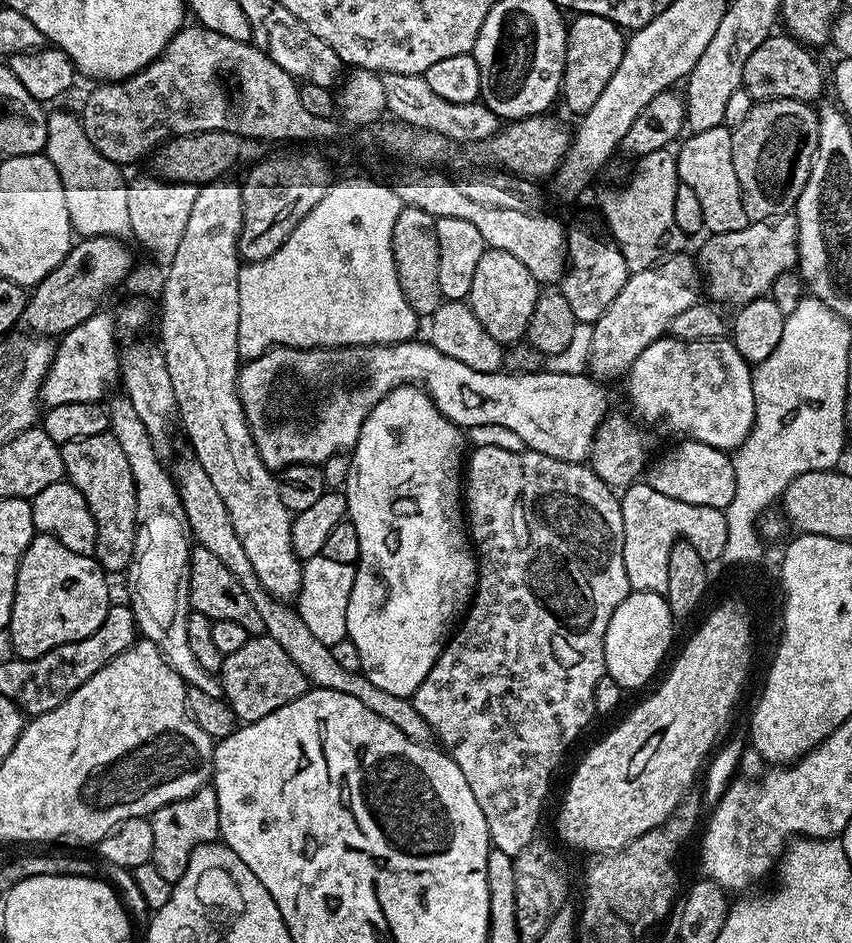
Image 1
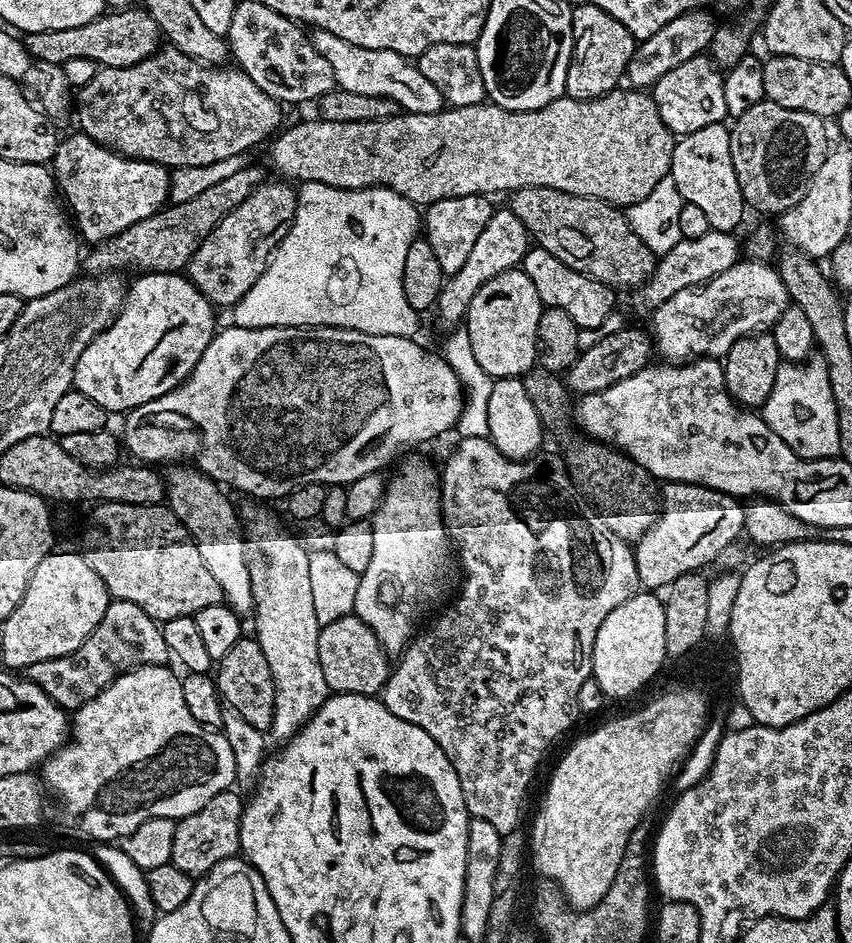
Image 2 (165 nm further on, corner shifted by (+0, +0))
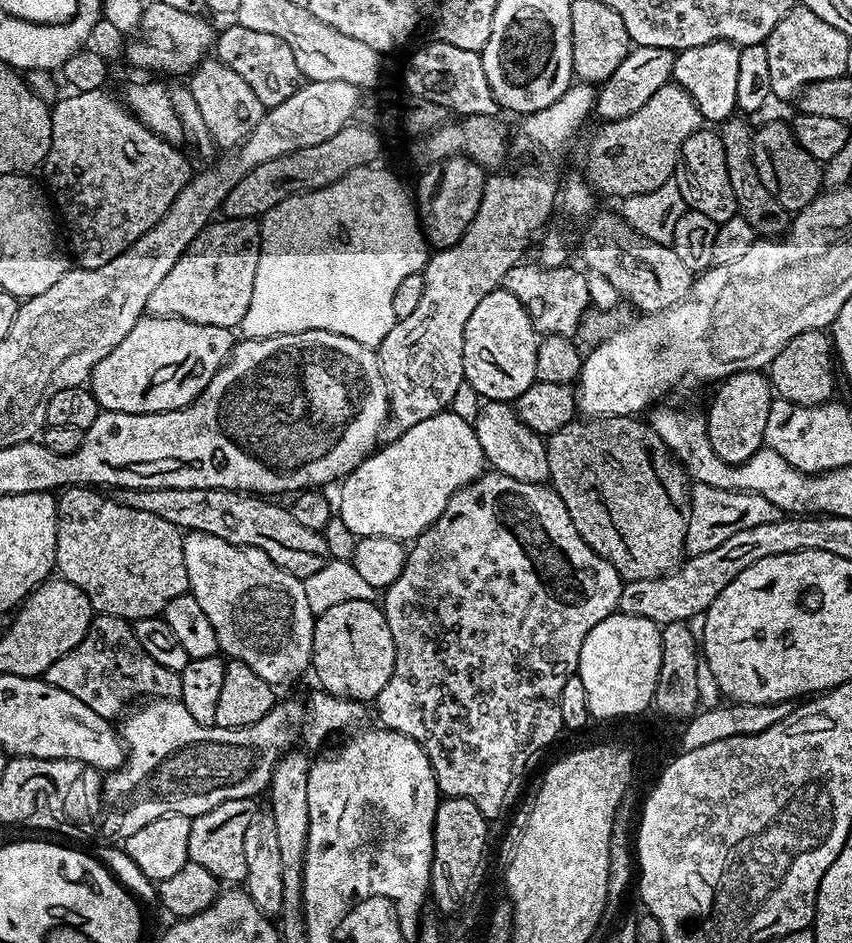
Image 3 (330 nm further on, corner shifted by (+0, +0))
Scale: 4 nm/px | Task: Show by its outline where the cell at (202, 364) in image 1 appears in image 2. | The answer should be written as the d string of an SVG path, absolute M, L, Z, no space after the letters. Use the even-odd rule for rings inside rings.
M256 506L260 508L248 508L243 509L242 512L242 524L246 529L247 539L250 541L251 547L254 549L256 547L256 552L260 555L260 561L255 561L254 571L252 574L252 603L254 605L254 617L256 616L256 632L254 632L254 639L259 642L262 646L262 654L266 654L266 662L270 666L270 674L274 674L274 718L272 719L272 727L270 729L270 736L279 742L287 742L296 735L297 732L303 728L304 723L306 723L309 718L314 715L314 713L320 709L323 704L325 704L329 698L330 691L326 684L325 675L322 674L322 668L319 666L318 658L318 636L321 630L321 626L318 622L318 618L314 612L314 603L313 603L313 591L310 590L310 558L309 558L309 549L304 549L303 544L300 542L299 538L296 536L291 536L286 529L280 525L280 520L271 512L271 507L268 506Z

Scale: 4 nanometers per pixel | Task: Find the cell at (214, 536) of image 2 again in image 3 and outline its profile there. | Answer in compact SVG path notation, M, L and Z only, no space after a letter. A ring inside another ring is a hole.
M188 532L184 536L184 557L190 595L198 598L198 606L202 606L206 618L210 618L210 626L214 626L214 634L218 634L220 652L225 657L246 662L258 678L266 678L273 686L281 686L309 671L317 617L310 610L301 577L270 562L262 550L231 544L222 538L214 538L214 534Z

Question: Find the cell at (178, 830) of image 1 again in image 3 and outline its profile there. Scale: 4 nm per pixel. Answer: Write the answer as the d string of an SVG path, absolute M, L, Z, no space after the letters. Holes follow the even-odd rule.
M255 799L231 800L214 806L214 810L206 810L206 814L191 817L190 850L188 859L198 862L214 874L217 881L229 880L229 885L239 885L246 878L246 857L242 838L246 835L246 826L255 818L258 805Z

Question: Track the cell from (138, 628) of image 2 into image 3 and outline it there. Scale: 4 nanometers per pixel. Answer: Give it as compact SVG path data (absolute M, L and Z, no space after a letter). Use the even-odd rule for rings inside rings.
M99 614L93 615L92 625L82 642L50 665L42 679L50 686L58 686L58 690L66 690L66 694L74 694L74 698L90 706L94 714L111 721L123 717L130 706L145 698L175 700L182 690L180 673L166 670L166 666L154 662L154 658L142 650L136 629L129 621Z

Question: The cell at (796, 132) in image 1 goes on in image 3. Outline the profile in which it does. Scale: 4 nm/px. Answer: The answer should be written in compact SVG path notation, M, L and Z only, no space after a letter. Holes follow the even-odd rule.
M785 121L784 123L770 122L760 128L758 126L753 133L752 145L755 165L763 186L774 194L790 214L804 209L820 194L824 184L821 163L807 154L794 138L791 127Z

